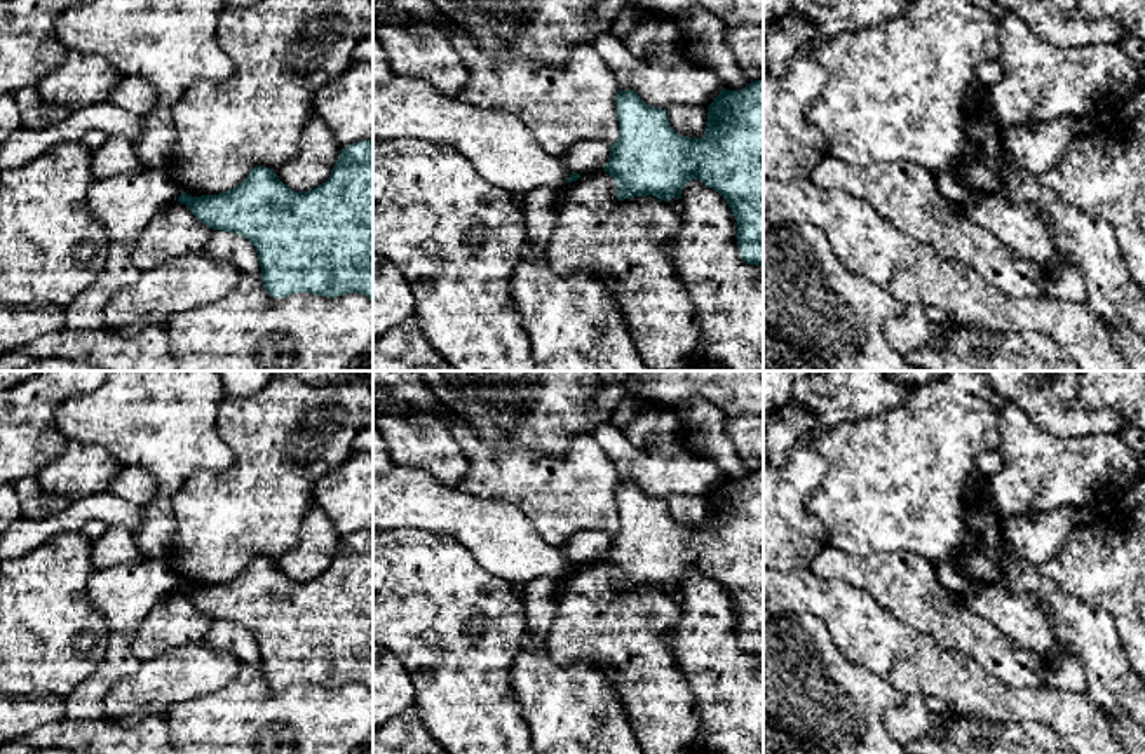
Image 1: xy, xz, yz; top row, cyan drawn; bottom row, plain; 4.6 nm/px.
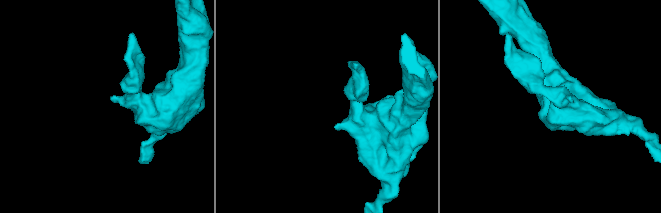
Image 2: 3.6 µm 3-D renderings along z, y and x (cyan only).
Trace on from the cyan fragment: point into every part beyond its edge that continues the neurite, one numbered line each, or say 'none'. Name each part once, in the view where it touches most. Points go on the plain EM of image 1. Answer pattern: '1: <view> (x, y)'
none

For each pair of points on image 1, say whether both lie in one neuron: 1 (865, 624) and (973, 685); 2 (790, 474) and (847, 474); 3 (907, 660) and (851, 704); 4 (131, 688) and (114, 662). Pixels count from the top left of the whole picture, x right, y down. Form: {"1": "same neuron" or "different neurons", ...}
{"1": "same neuron", "2": "different neurons", "3": "different neurons", "4": "different neurons"}

